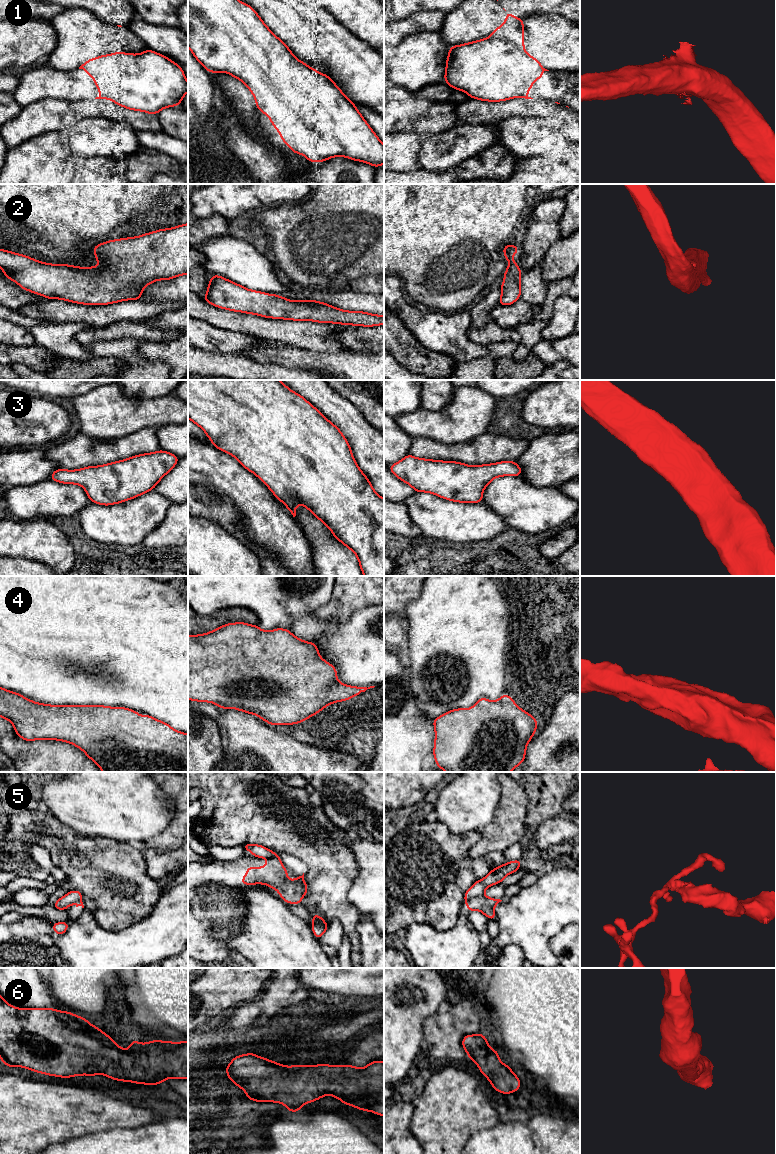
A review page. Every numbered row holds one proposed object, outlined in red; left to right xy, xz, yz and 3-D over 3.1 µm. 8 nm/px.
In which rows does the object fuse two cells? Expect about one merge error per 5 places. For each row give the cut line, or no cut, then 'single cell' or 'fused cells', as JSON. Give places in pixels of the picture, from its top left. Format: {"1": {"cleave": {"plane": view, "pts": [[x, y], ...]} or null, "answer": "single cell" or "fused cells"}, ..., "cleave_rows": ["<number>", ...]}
{"1": {"cleave": null, "answer": "single cell"}, "2": {"cleave": null, "answer": "single cell"}, "3": {"cleave": null, "answer": "single cell"}, "4": {"cleave": null, "answer": "single cell"}, "5": {"cleave": {"plane": "yz", "pts": [[481, 894], [465, 901]]}, "answer": "fused cells"}, "6": {"cleave": null, "answer": "single cell"}, "cleave_rows": ["5"]}

